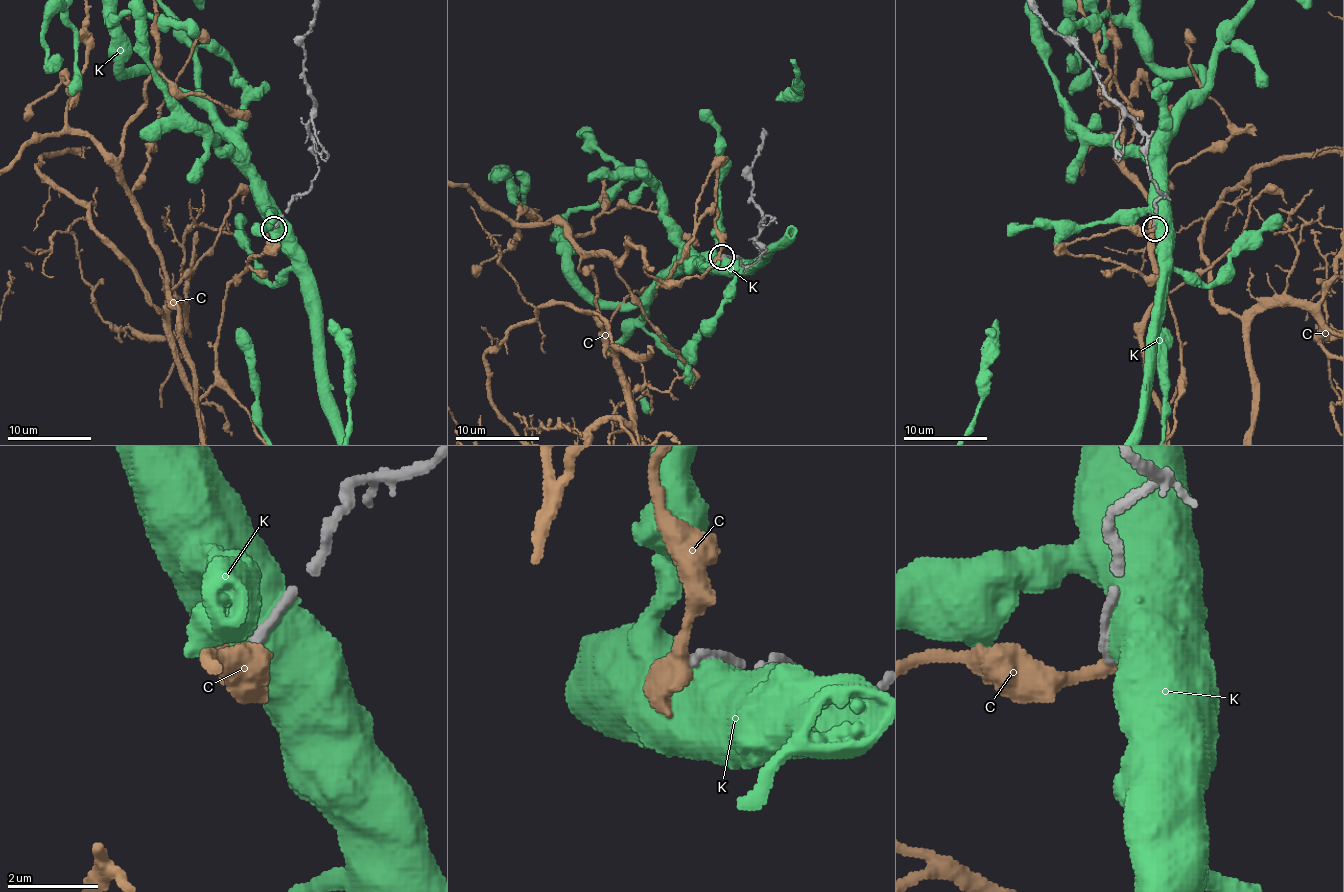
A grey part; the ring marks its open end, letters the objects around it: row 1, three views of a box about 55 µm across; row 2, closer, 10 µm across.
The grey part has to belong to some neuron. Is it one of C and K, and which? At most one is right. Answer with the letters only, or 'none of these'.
none of these

